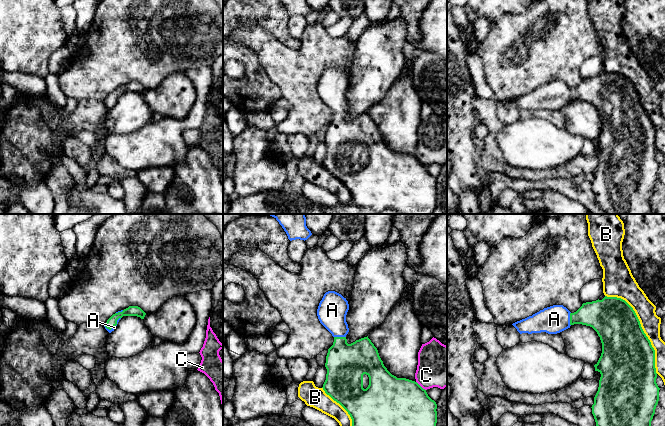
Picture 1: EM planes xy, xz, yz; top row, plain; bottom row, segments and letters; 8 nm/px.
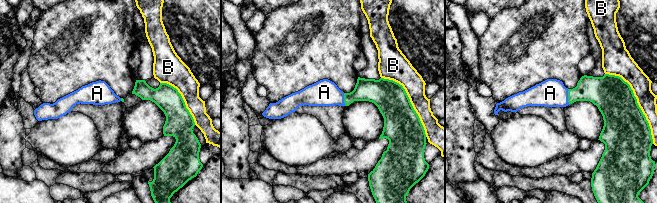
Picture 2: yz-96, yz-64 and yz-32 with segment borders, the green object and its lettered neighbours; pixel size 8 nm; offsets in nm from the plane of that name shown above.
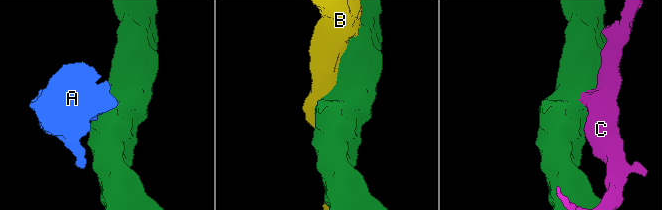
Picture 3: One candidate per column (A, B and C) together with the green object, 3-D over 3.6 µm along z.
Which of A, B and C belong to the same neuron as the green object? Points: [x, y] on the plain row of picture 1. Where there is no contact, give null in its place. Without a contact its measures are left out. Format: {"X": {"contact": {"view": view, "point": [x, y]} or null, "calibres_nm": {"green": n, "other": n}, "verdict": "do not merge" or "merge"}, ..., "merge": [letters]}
{"A": {"contact": {"view": "yz", "point": [570, 95]}, "calibres_nm": {"green": 240, "other": 220}, "verdict": "merge"}, "B": {"contact": {"view": "yz", "point": [641, 103]}, "calibres_nm": {"green": 420, "other": 160}, "verdict": "do not merge"}, "C": {"contact": {"view": "xz", "point": [420, 162]}, "calibres_nm": {"green": 460, "other": 340}, "verdict": "do not merge"}, "merge": ["A"]}

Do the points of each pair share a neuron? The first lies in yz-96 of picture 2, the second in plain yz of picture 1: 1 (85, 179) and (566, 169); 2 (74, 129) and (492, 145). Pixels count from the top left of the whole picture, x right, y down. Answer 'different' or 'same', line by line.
1: different
2: different

